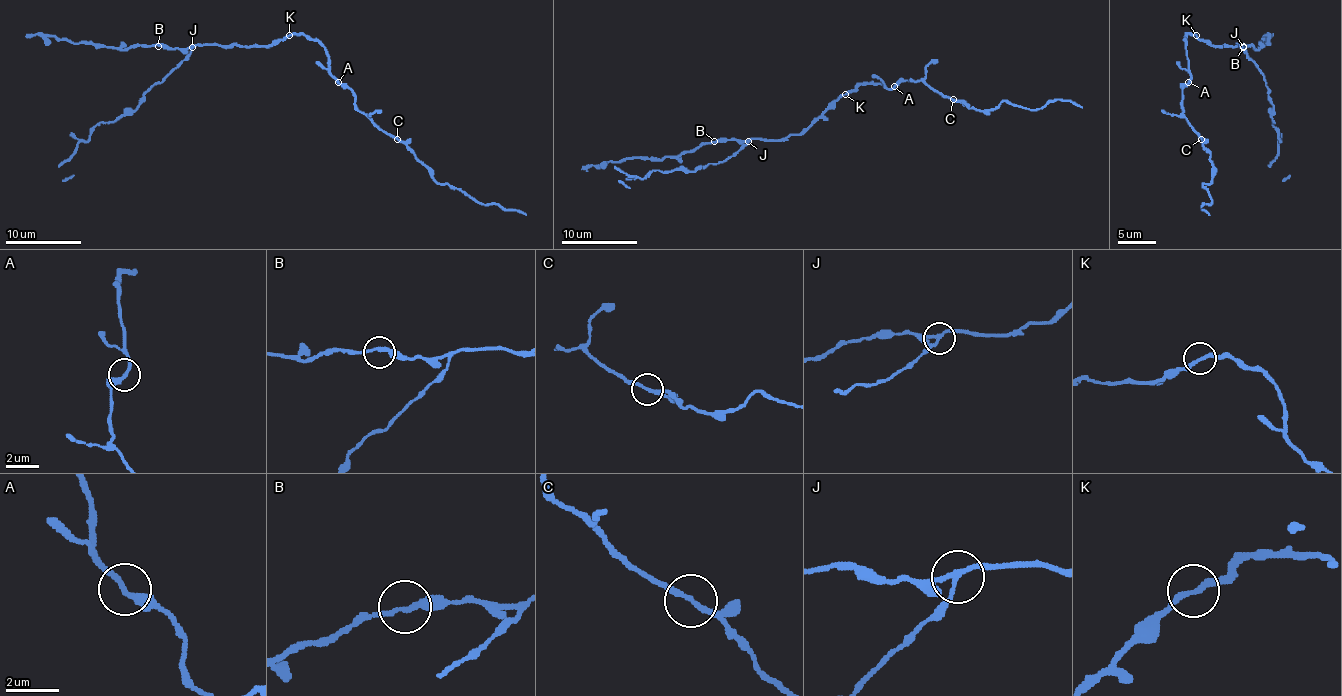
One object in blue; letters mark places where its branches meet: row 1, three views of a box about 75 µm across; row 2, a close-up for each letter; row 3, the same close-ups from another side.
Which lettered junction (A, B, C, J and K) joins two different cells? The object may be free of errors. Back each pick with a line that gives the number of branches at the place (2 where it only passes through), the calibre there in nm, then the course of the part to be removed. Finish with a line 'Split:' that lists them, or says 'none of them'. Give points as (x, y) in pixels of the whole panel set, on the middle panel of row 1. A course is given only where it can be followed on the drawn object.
J: 2 | 200 nm
Split: J

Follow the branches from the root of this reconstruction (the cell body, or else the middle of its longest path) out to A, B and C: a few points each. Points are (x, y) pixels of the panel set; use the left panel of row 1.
A: (289, 37), (308, 35), (315, 38), (328, 57), (328, 72), (338, 82)
B: (289, 37), (277, 38), (266, 46), (158, 46)
C: (289, 37), (308, 35), (315, 38), (328, 57), (328, 72), (353, 93), (355, 106), (397, 139)

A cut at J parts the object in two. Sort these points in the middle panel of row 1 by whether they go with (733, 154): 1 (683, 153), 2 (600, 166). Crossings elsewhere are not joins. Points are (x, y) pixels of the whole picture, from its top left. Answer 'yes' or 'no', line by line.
1: no
2: no

